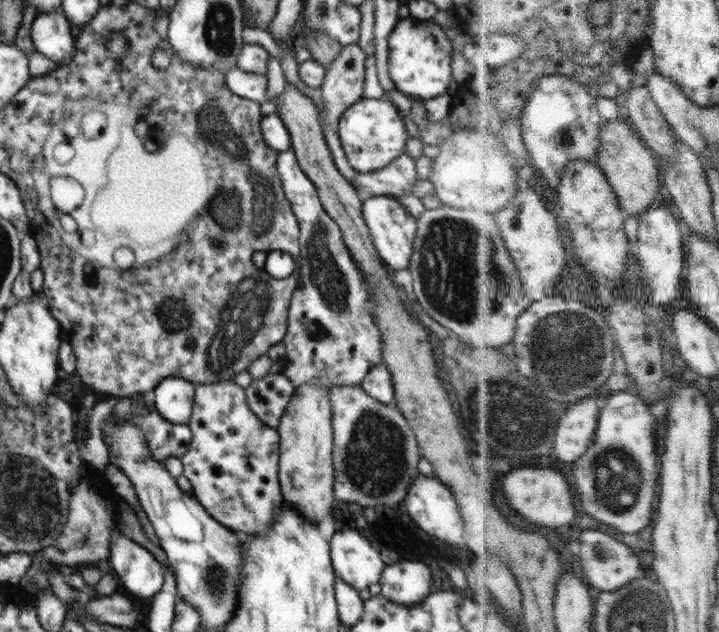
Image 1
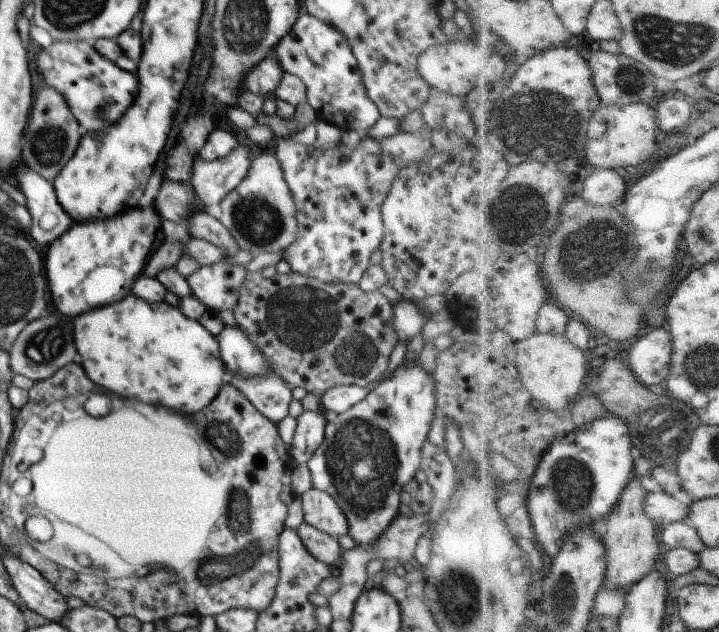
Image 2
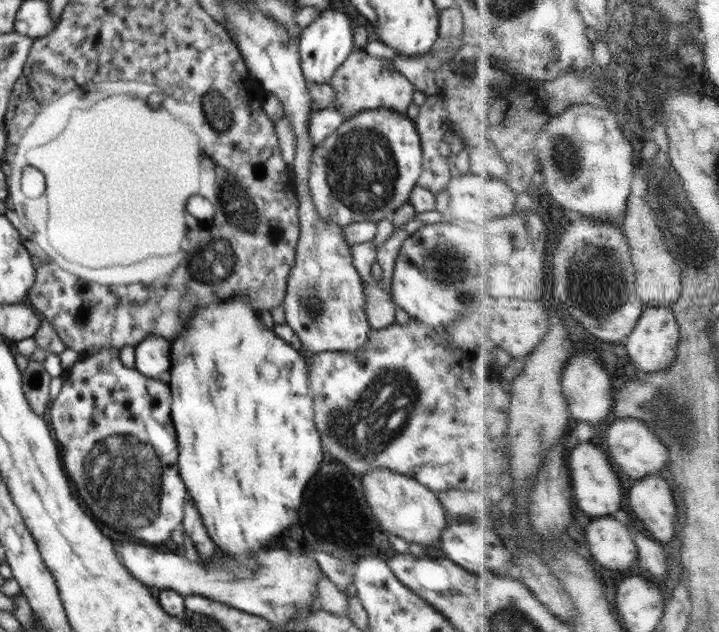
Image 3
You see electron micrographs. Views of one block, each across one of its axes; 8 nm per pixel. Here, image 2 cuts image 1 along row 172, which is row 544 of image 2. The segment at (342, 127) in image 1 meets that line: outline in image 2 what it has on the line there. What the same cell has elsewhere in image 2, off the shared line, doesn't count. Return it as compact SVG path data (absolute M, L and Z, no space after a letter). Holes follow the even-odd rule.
M404 360L392 375L386 379L378 381L378 386L374 390L370 390L364 400L357 402L352 408L349 408L346 412L340 413L334 418L334 420L327 421L325 428L324 442L316 449L316 452L310 457L307 462L309 471L311 472L313 488L321 491L326 491L334 500L341 506L343 513L349 522L349 532L358 545L367 545L368 543L375 544L375 540L378 536L382 535L387 529L387 526L393 522L395 516L399 514L398 506L400 506L400 492L401 488L404 488L408 482L415 478L415 474L421 468L421 450L426 442L431 422L435 419L438 411L436 392L437 384L432 372L428 372L418 360L406 361Z

